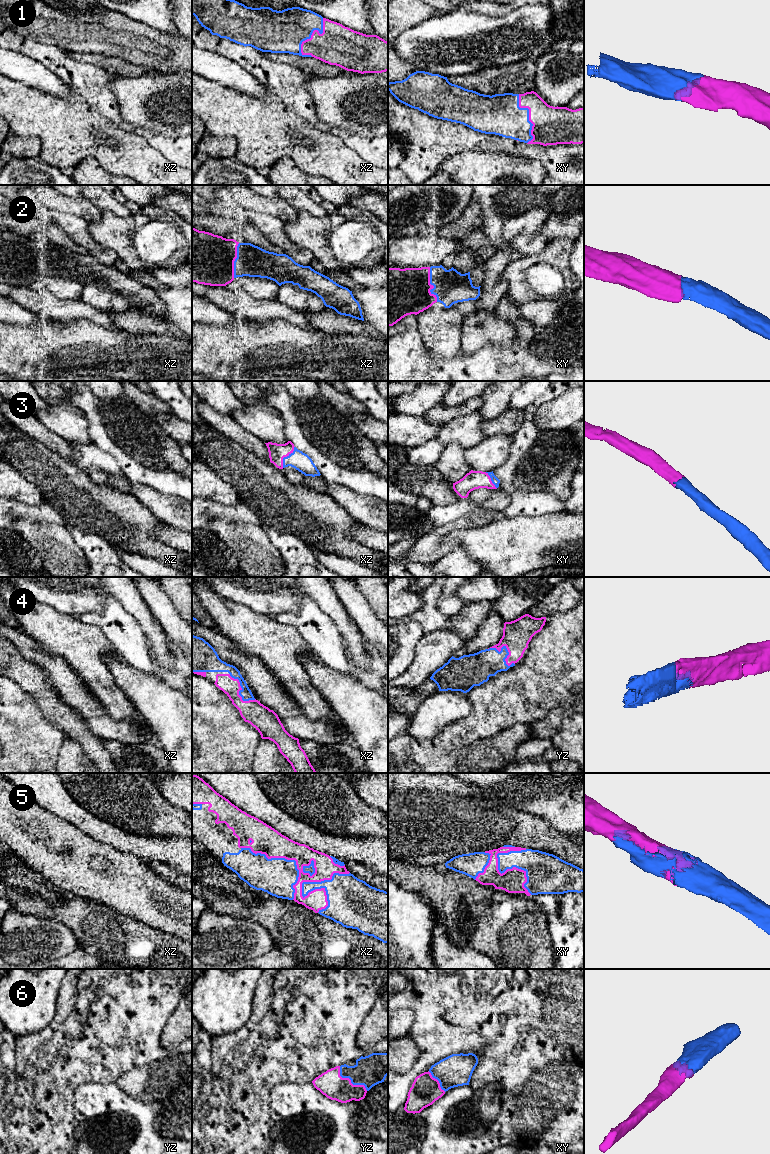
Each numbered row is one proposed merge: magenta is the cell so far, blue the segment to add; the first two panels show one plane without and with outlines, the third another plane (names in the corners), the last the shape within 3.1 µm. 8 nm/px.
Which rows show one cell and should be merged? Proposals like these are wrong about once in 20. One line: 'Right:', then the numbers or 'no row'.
Right: 1, 2, 3, 4, 5, 6

